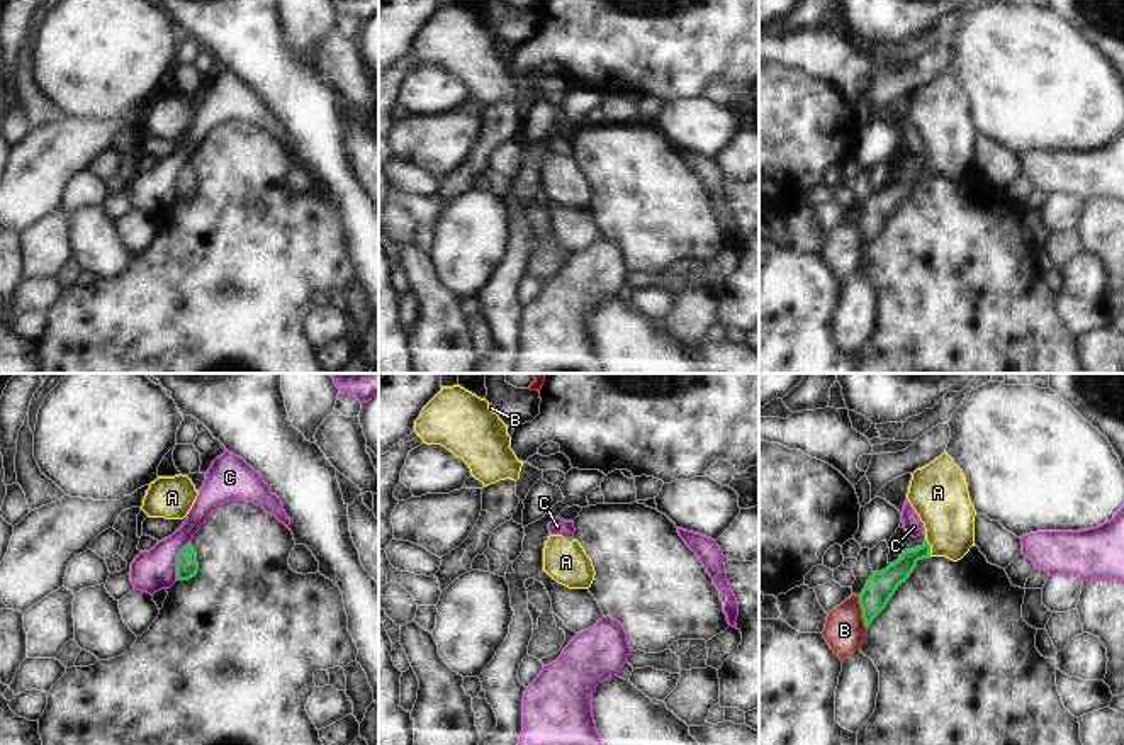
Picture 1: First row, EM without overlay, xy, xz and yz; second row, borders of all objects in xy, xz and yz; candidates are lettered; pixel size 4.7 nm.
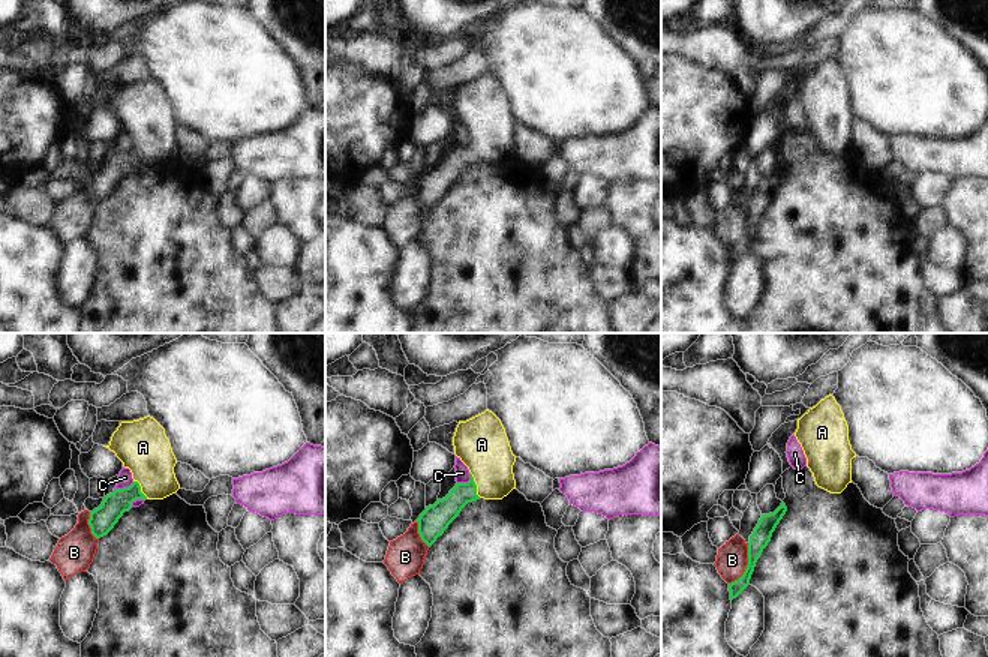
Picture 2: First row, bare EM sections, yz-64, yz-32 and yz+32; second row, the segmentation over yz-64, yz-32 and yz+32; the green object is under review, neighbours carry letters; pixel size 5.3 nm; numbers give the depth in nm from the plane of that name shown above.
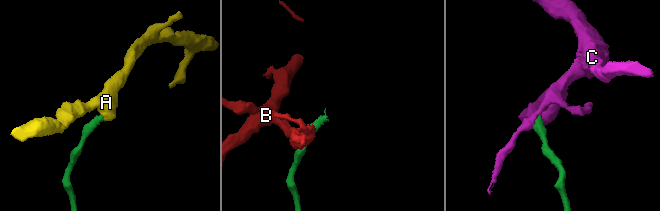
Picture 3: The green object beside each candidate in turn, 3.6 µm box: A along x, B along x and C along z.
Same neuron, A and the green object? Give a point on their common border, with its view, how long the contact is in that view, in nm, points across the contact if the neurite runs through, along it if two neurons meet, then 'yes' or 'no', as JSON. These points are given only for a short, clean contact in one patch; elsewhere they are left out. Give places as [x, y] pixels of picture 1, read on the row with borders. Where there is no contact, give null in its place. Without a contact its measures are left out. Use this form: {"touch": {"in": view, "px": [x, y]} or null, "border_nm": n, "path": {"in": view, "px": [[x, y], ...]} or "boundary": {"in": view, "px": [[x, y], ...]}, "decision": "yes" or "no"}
{"touch": {"in": "yz", "px": [929, 547]}, "border_nm": 90, "path": {"in": "yz", "px": [[897, 572], [914, 555], [929, 547], [939, 537], [939, 496]]}, "decision": "yes"}

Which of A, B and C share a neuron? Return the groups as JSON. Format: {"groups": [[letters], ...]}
{"groups": [["A"], ["B"], ["C"]]}

